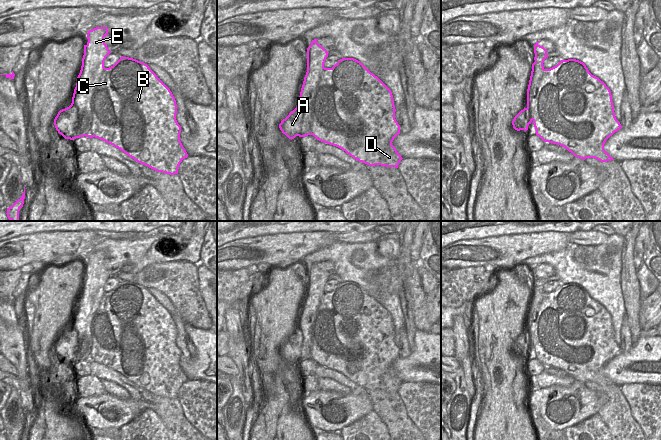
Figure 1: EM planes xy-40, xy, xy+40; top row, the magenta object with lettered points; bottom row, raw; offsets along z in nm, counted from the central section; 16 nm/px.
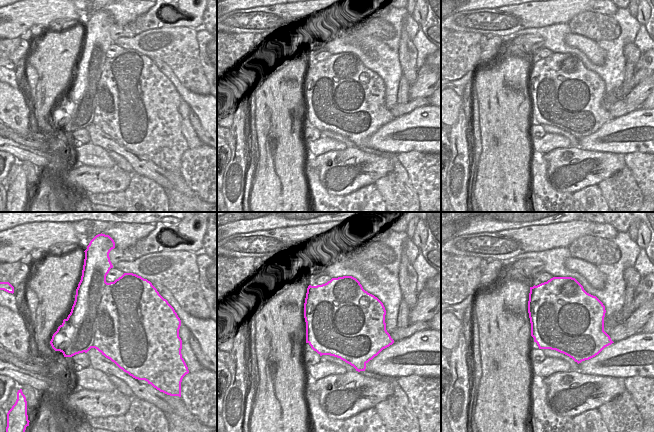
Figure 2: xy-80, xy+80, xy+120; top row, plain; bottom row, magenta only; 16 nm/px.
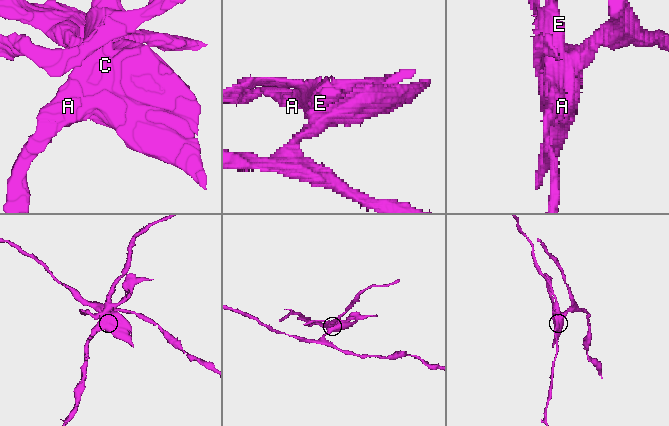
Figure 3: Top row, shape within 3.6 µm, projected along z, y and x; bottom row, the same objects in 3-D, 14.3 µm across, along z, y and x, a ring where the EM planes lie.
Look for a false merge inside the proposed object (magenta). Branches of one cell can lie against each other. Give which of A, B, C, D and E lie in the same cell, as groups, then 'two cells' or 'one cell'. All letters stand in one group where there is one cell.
A E / B C D | two cells

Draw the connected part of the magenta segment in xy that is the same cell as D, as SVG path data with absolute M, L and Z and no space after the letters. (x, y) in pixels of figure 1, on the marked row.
M342 58L332 68L326 68L311 103L312 135L317 140L336 146L369 166L381 165L398 168L403 158L392 145L394 138L400 134L400 125L395 119L396 109L392 92L360 61L354 58Z

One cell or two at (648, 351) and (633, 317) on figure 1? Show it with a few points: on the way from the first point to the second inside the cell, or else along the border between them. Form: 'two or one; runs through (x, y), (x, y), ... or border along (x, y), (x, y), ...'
two; border along (639, 335), (633, 344)

